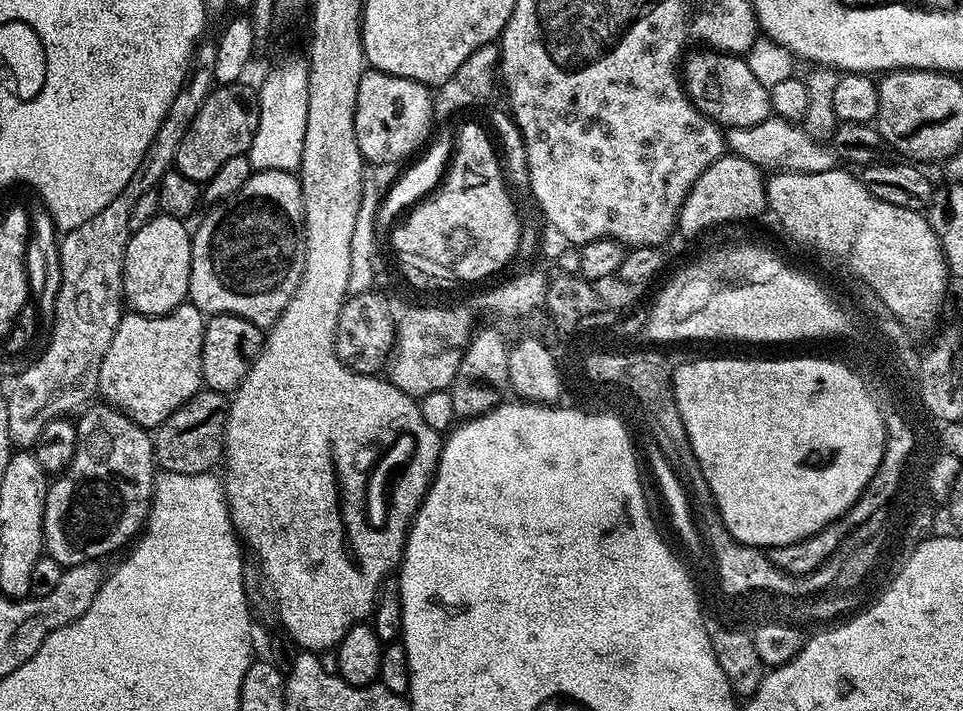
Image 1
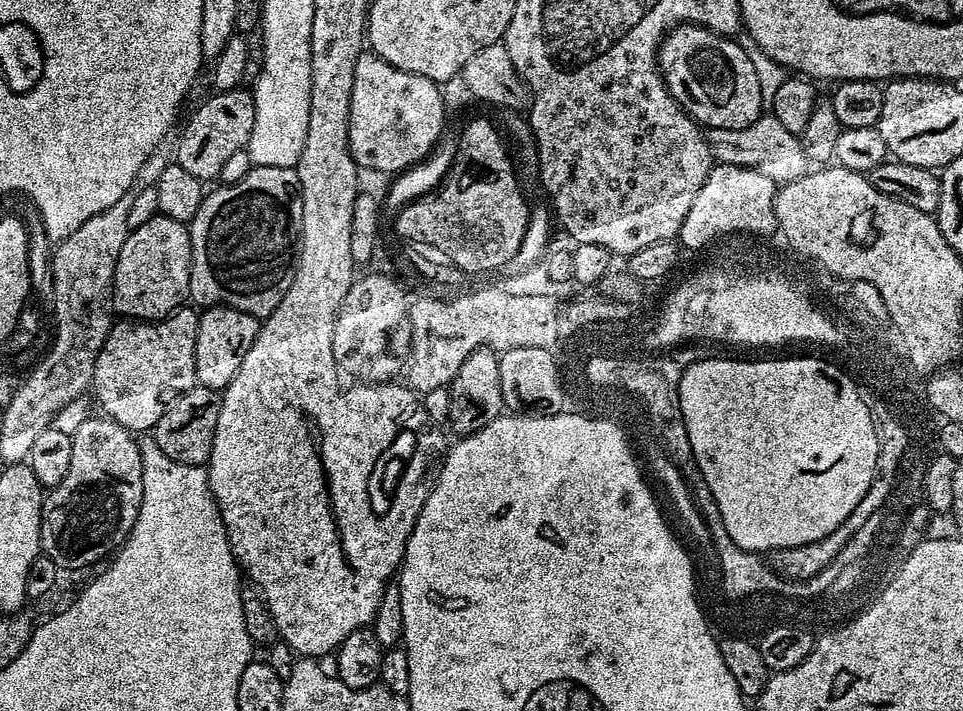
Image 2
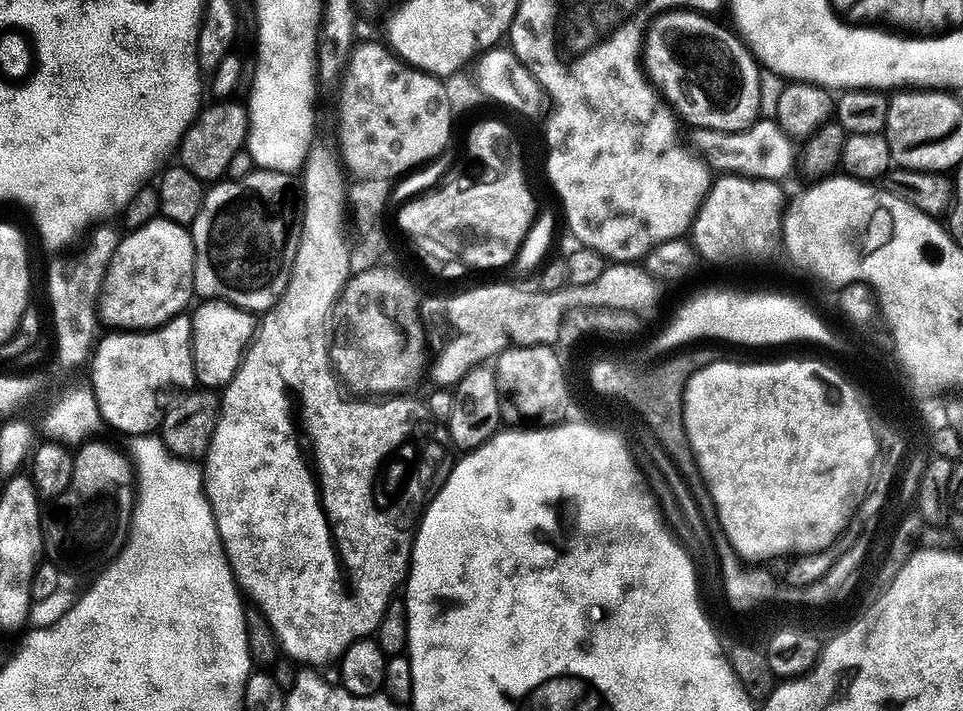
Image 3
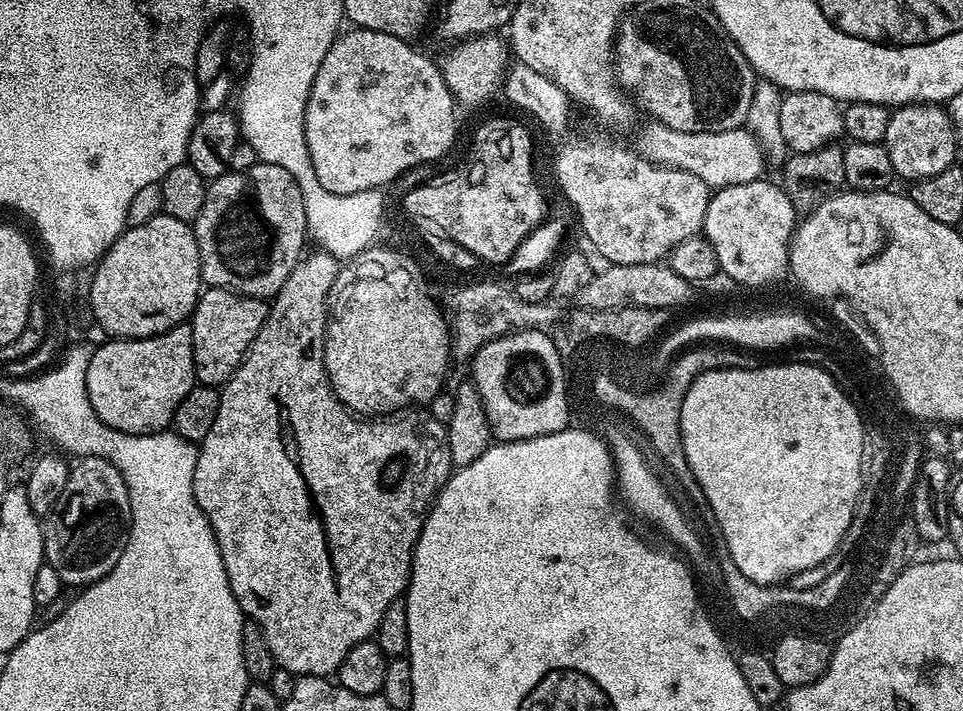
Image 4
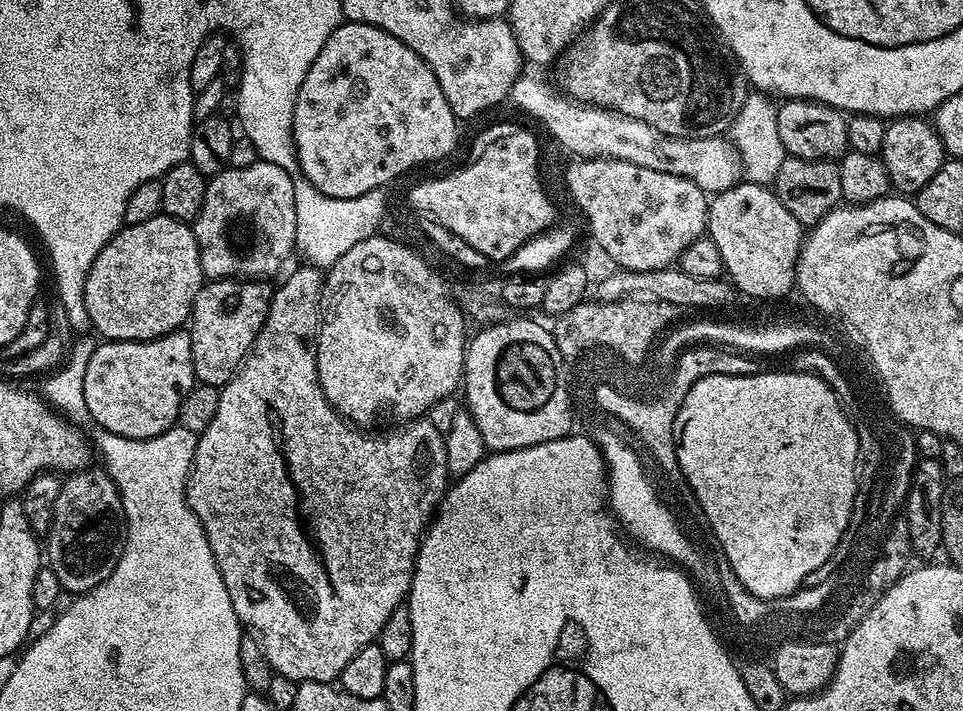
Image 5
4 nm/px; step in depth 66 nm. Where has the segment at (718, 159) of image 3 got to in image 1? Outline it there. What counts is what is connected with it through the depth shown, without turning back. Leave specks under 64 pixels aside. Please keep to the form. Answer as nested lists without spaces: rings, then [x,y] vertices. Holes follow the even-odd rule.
[[[775,114],[758,126],[728,128],[726,148],[731,155],[741,156],[768,170],[787,170],[789,172],[828,172],[837,167],[838,157],[825,141],[810,138],[810,134],[799,123],[783,120]]]

